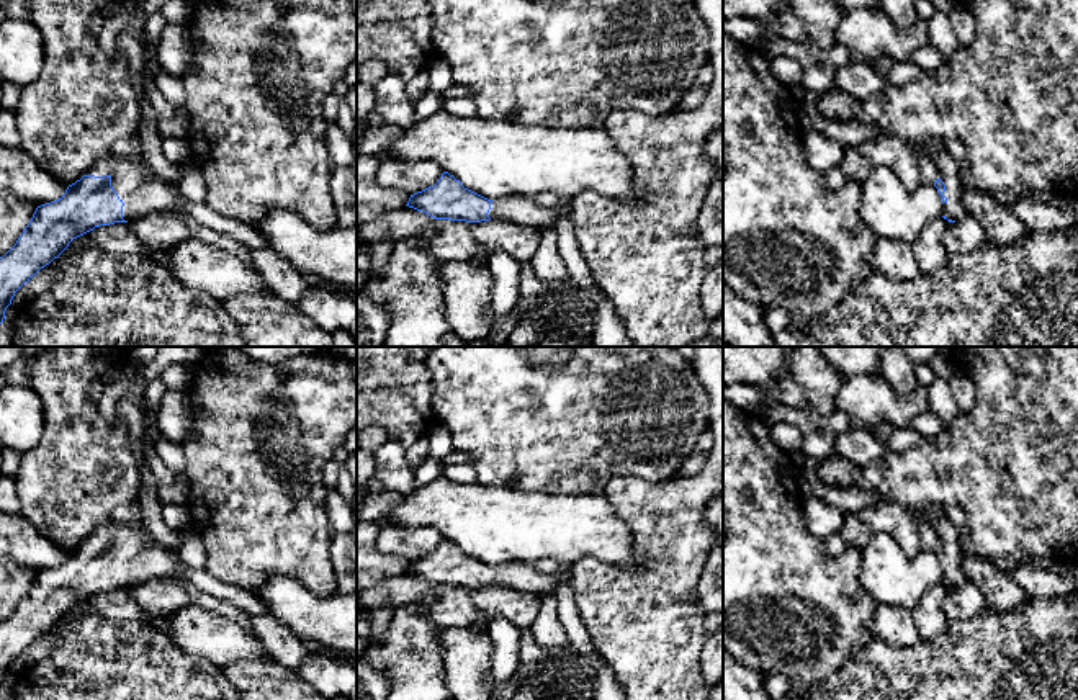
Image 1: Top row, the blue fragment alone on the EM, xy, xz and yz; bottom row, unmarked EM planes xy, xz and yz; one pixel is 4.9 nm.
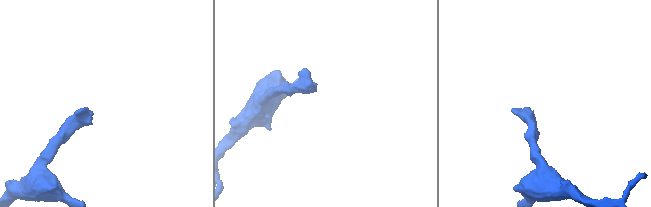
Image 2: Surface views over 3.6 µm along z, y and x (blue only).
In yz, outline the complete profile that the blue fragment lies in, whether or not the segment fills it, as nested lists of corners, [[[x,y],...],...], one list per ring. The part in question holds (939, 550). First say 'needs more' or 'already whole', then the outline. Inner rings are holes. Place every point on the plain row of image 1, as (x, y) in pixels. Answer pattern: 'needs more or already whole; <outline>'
needs more; [[[924,504],[916,507],[911,517],[918,520],[929,520],[937,533],[939,545],[934,553],[942,563],[942,584],[949,589],[967,584],[967,576],[962,571],[960,533],[952,517],[947,515],[945,505]]]

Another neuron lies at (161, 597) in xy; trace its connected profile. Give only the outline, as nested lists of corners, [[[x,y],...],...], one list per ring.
[[[175,577],[149,579],[128,592],[137,600],[147,625],[191,604],[190,594]]]

